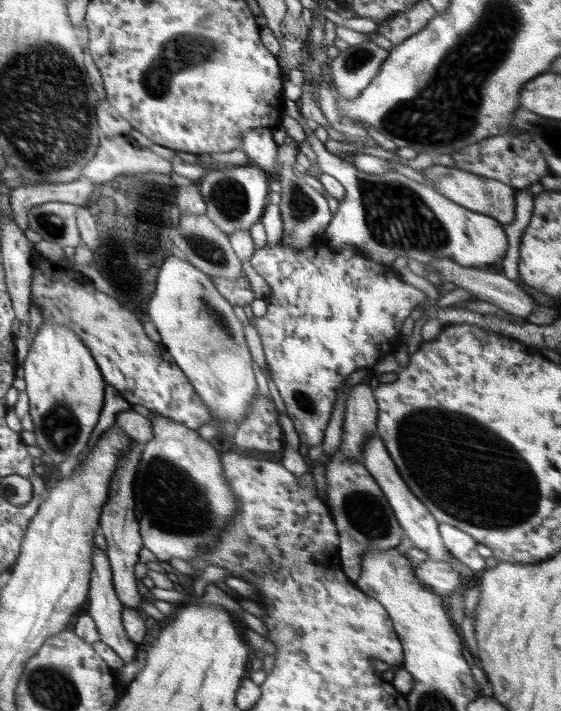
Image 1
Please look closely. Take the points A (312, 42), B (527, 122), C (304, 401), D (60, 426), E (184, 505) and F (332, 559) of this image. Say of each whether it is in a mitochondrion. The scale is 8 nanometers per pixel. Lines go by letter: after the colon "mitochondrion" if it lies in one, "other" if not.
A: other
B: mitochondrion
C: mitochondrion
D: mitochondrion
E: mitochondrion
F: other

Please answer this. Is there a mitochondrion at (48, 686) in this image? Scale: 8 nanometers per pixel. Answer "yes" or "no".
yes

